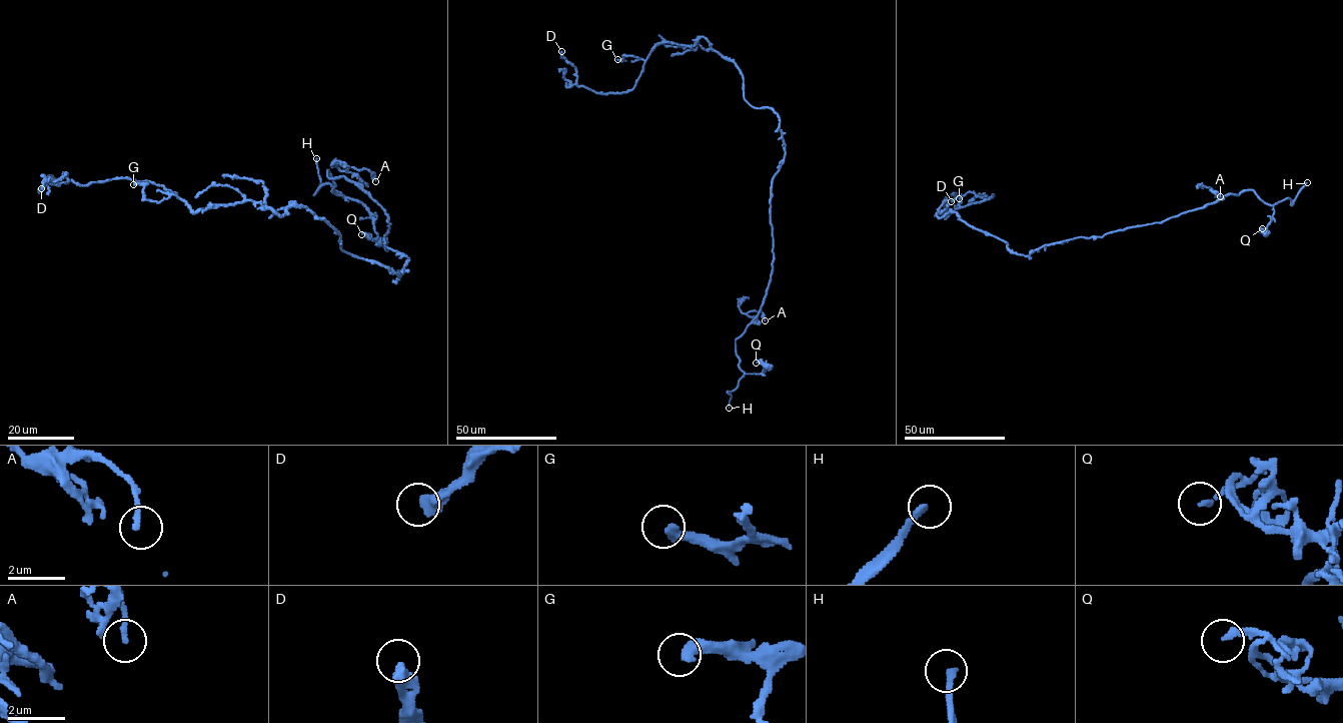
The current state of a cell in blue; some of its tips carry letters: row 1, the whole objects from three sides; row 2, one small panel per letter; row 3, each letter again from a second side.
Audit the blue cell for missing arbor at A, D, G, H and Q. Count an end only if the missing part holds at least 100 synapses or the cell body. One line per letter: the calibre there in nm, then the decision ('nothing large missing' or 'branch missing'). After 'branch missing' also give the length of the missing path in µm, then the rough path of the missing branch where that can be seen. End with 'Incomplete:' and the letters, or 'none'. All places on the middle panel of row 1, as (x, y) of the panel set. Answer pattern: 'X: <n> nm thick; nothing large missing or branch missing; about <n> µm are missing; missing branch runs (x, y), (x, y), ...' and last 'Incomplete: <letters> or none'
A: 180 nm thick; nothing large missing
D: 500 nm thick; nothing large missing
G: 320 nm thick; nothing large missing
H: 220 nm thick; branch missing; about 8 µm are missing
Q: 200 nm thick; nothing large missing
Incomplete: H

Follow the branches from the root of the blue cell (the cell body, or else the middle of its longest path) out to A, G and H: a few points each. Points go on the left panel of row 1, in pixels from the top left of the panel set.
A: (399, 277), (408, 258), (384, 247), (388, 216), (359, 185), (362, 181), (345, 170), (368, 169), (375, 181)
G: (399, 277), (344, 251), (302, 205), (194, 212), (133, 184)
H: (399, 277), (408, 258), (384, 247), (385, 212), (327, 170), (341, 195), (329, 183), (314, 194), (316, 158)

